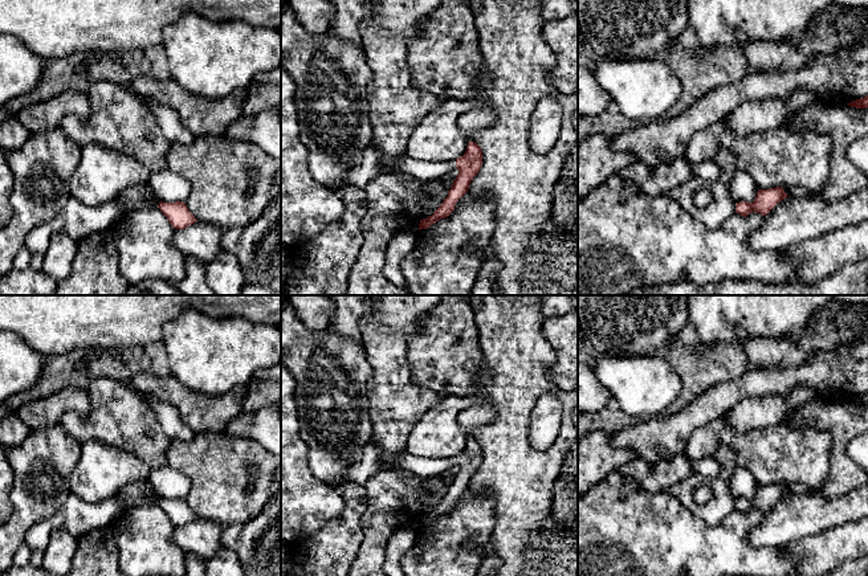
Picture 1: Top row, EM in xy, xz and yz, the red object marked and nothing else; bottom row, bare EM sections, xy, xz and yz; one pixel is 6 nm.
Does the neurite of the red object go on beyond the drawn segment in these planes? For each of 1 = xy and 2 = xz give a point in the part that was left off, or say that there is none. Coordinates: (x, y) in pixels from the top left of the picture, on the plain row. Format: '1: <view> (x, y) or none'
1: xy (154, 497)
2: xz (359, 473)

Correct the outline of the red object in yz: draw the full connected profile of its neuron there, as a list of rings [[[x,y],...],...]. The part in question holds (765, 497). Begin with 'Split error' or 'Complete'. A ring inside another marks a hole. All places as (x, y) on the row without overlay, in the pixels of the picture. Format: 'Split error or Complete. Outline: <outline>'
Complete. Outline: [[[782,483],[770,486],[758,486],[753,499],[739,498],[735,501],[735,510],[746,514],[751,508],[757,508],[766,512],[778,499],[783,495],[790,494],[786,491]]]

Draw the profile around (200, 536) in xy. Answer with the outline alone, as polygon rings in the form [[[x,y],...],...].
[[[196,518],[184,526],[176,526],[172,542],[186,553],[195,553],[203,561],[207,561],[223,548],[220,542],[221,531],[223,526]]]

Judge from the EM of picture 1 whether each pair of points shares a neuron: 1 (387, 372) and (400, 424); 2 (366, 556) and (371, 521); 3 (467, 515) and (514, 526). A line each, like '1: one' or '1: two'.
1: one
2: one
3: two

